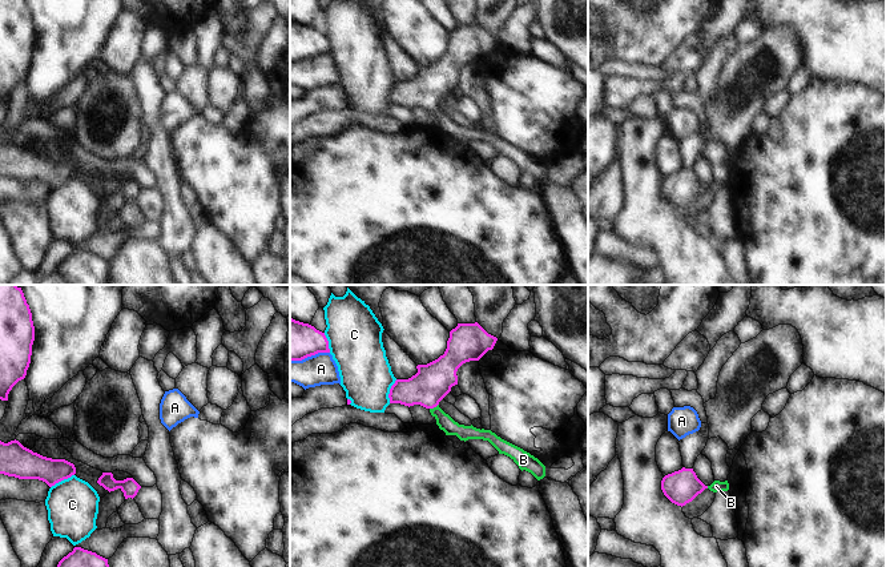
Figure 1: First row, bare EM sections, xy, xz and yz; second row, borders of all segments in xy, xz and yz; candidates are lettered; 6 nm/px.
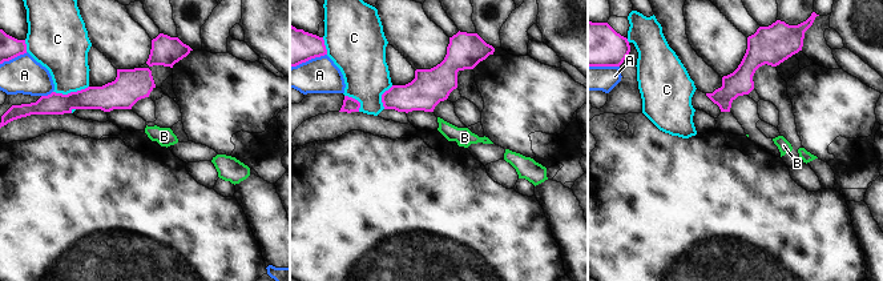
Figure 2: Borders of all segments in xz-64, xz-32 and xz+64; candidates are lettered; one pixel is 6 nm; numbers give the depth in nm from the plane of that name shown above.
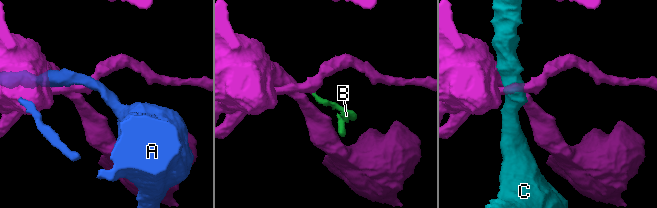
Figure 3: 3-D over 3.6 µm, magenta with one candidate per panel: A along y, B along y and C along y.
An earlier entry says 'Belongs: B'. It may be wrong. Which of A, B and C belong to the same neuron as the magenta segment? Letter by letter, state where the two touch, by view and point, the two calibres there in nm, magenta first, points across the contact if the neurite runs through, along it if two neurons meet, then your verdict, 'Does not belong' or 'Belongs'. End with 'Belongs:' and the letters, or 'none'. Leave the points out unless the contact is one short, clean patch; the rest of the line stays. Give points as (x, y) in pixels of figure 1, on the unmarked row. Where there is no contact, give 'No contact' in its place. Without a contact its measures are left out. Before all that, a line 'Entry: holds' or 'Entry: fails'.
Entry: holds
A: Touches magenta at xz (309, 57). Thickness 240 nm (magenta) against 190 nm. Does not belong
B: Touches magenta at xz (434, 108). Thickness 220 nm (magenta) against 90 nm. Path across: xz (433, 84), (434, 108), (444, 124). Belongs
C: Touches magenta at xy (61, 181). Thickness 180 nm (magenta) against 320 nm. Does not belong
Belongs: B

